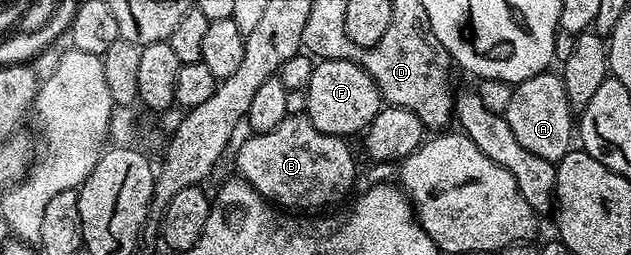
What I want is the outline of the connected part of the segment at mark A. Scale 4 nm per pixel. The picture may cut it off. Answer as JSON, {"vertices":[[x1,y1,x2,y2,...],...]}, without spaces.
{"vertices":[[548,70,541,74,533,74,533,78,514,85,513,98,505,115,509,122,509,130,513,130,517,142,521,142,525,150,545,158,549,163,558,164,567,152,572,151,573,109,565,94,565,82,558,71]]}

